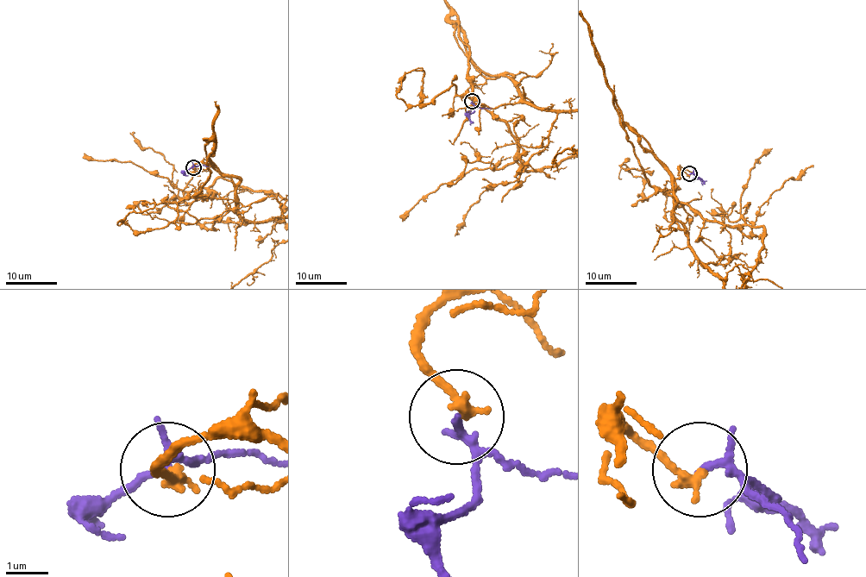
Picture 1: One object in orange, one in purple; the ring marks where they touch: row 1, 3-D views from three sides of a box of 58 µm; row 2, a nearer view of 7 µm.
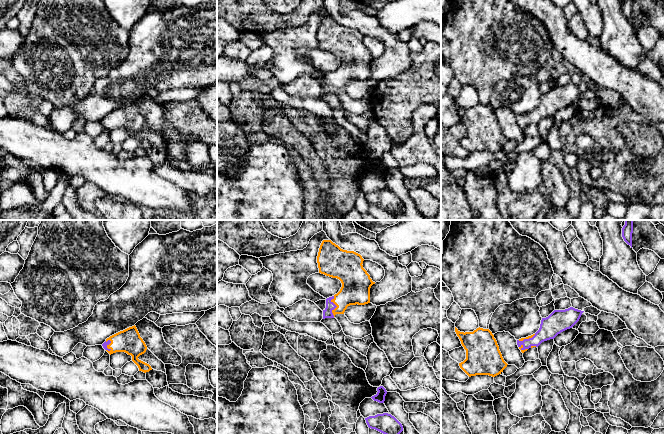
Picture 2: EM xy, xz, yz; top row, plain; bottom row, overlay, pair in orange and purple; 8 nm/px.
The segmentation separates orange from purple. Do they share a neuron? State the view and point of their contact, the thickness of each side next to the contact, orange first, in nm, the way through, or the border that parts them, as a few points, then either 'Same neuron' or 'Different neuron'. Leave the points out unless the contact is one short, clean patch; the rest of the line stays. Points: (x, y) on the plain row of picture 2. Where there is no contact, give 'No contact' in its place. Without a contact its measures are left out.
Touches orange at xz (336, 81). Thickness 240 nm (orange) against 80 nm. Path across: xz (356, 58), (355, 62), (336, 81), (327, 89). Same neuron

